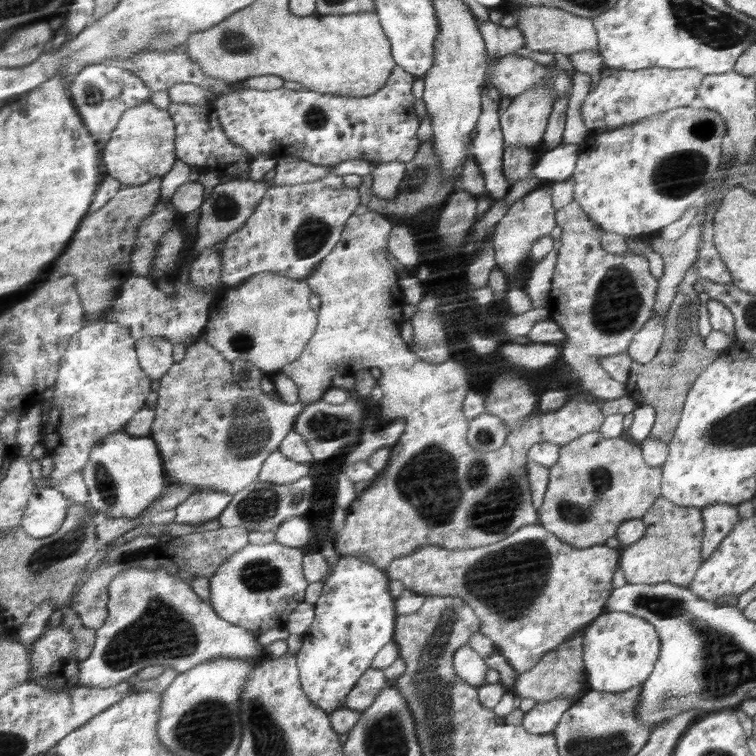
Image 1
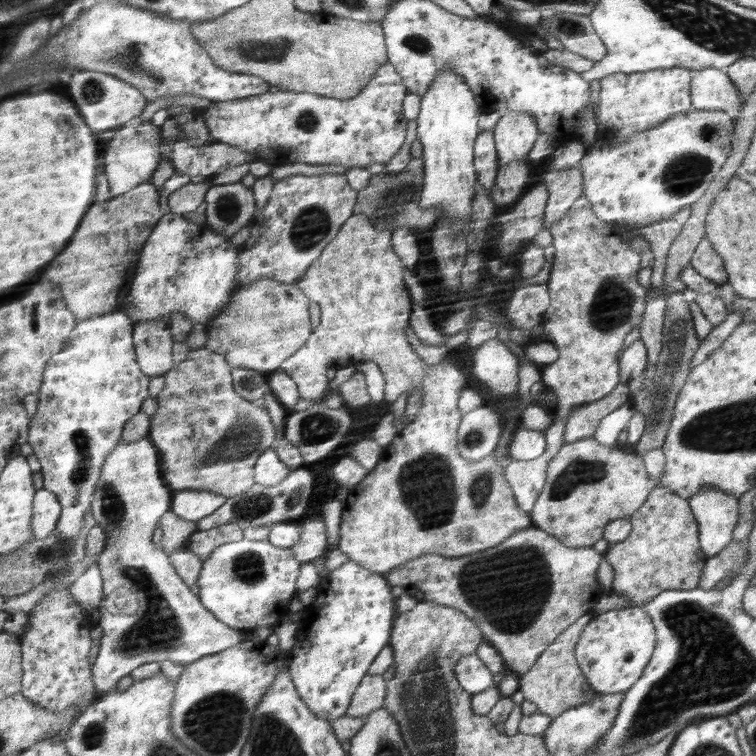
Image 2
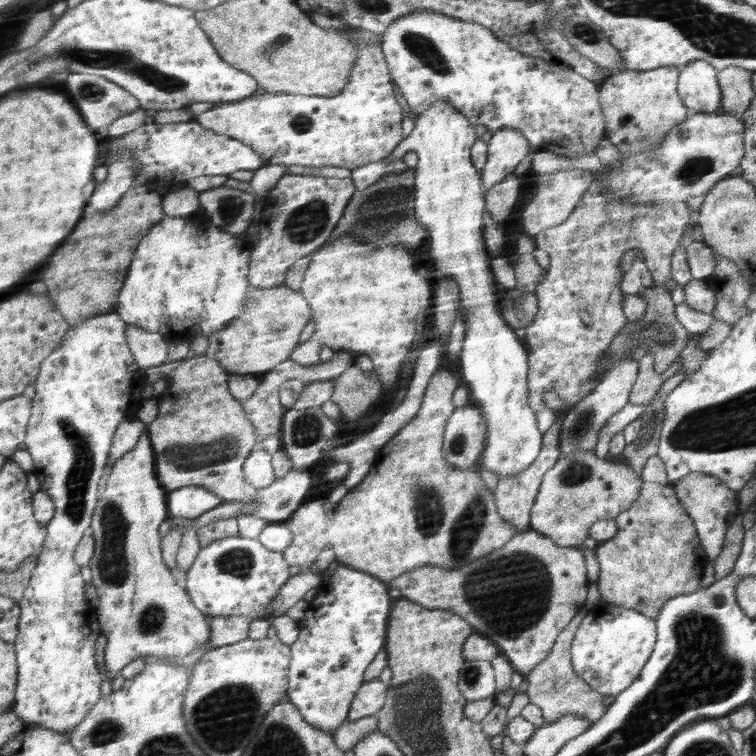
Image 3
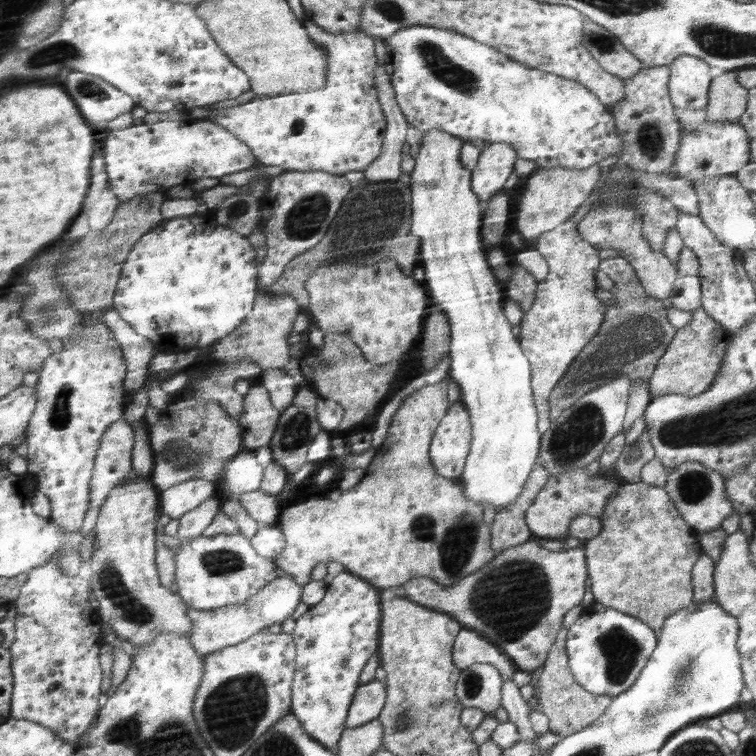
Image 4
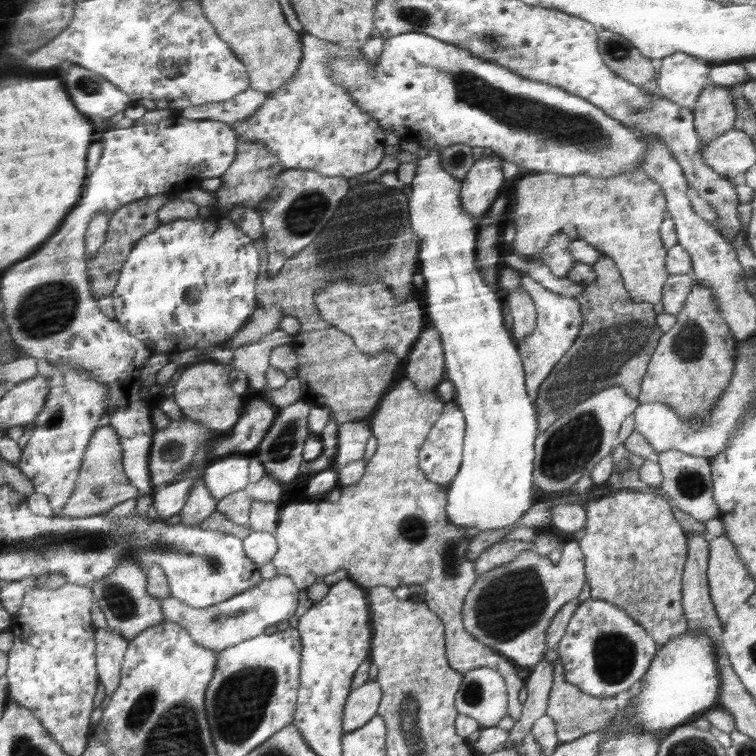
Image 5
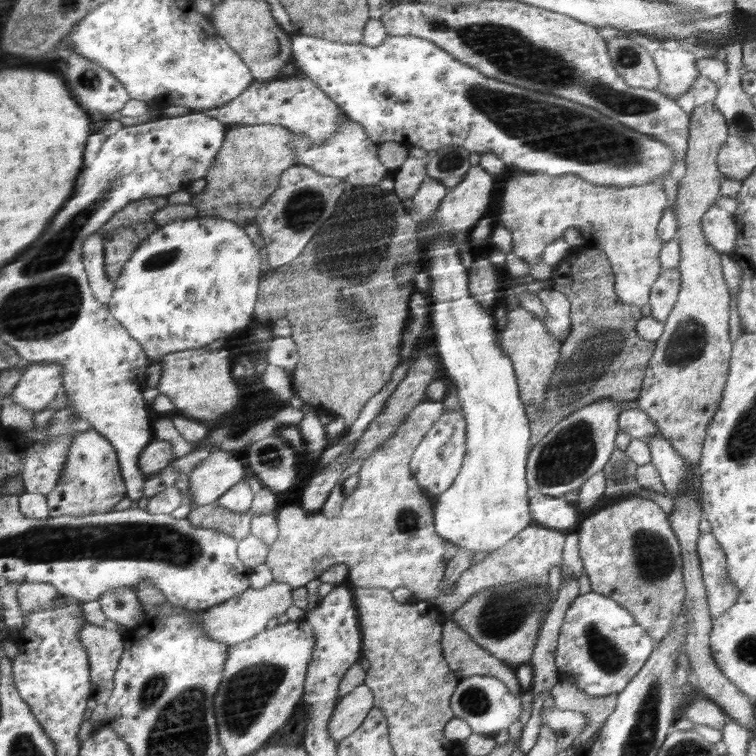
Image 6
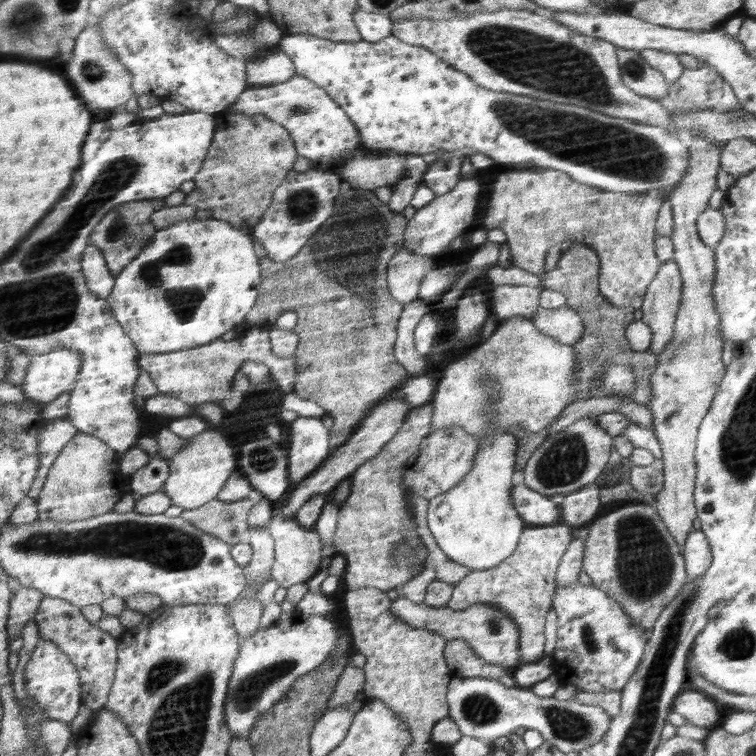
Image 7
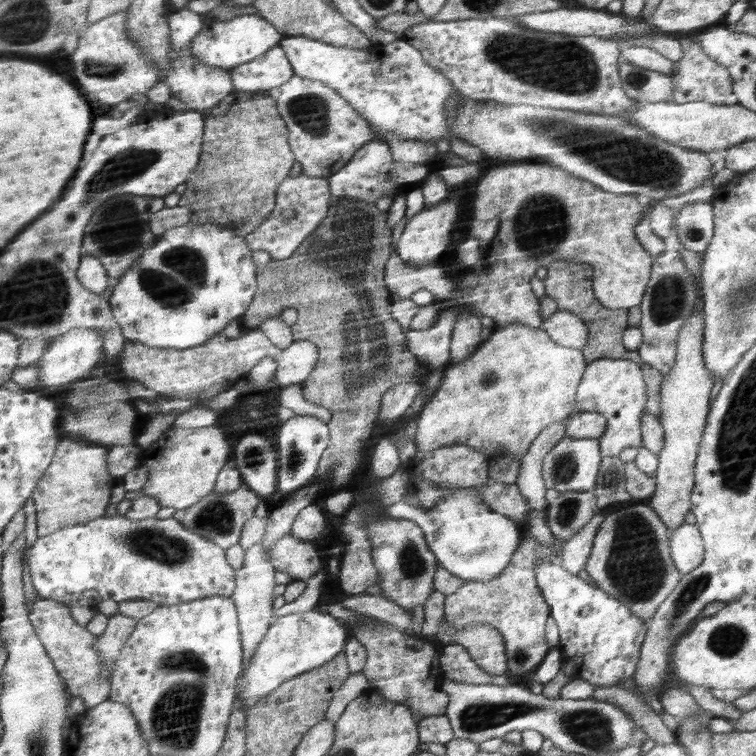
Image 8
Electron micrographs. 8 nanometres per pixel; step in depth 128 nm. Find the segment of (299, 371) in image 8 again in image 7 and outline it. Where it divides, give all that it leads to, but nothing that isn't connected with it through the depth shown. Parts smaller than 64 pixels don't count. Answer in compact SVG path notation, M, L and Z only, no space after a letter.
M252 327L243 339L227 341L218 339L196 349L177 350L175 353L146 354L139 358L141 369L149 372L156 381L161 394L175 396L192 405L193 409L204 402L219 401L225 412L238 408L238 370L246 361L266 363L271 368L271 379L278 382L282 392L293 392L295 382L299 377L297 357L279 357L273 353L272 336L268 327Z

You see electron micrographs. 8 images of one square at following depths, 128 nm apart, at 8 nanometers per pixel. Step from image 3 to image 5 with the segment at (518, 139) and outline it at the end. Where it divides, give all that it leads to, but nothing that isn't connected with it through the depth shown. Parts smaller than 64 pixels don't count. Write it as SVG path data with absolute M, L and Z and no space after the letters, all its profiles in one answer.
M493 153L492 157L483 156L476 161L467 175L462 179L461 207L472 215L473 221L481 224L488 208L499 198L498 190L502 188L503 158Z

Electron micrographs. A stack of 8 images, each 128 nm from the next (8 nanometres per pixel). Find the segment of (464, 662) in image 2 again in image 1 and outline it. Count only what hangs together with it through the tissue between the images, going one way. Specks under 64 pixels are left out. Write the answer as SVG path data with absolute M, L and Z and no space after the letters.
M469 644L457 650L453 657L453 667L457 675L472 687L485 684L488 665L475 650L470 648Z

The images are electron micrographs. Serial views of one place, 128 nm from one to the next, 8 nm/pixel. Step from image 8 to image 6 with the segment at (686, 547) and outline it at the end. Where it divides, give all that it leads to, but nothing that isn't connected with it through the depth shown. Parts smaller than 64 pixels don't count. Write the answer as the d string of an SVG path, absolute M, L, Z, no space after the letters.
M711 533L701 534L697 553L700 555L701 573L704 575L702 580L709 600L708 613L712 620L716 620L737 604L741 593L727 578L725 552Z

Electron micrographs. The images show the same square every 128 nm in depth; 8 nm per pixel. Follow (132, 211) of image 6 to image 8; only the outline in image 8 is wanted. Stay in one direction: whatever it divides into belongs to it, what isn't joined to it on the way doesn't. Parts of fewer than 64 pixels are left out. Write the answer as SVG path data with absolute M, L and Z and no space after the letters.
M118 195L112 197L94 214L86 231L84 254L97 256L108 269L110 278L117 281L124 277L139 258L149 252L160 238L154 234L152 217L168 206L165 197Z

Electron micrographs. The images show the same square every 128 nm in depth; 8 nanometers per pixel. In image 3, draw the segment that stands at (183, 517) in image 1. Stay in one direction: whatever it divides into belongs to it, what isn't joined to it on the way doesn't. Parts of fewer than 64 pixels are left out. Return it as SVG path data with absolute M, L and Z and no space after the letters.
M188 486L169 494L169 508L173 517L198 519L225 502L216 492L202 486Z

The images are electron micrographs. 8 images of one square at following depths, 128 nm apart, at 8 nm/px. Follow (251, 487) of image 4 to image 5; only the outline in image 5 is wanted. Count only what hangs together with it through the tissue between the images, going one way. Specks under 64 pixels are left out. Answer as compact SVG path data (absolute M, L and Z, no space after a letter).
M233 454L211 461L203 480L218 501L230 497L238 490L249 490L250 455Z

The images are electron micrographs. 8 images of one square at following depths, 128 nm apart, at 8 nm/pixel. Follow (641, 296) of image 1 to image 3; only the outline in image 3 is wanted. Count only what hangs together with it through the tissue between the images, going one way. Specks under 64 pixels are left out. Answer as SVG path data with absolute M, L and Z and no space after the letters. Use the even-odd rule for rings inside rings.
M594 180L588 192L579 201L573 210L572 216L561 225L545 230L533 236L537 248L548 253L549 268L546 278L536 284L535 295L537 307L535 319L529 327L525 328L526 348L529 350L529 390L530 406L537 415L537 426L544 432L544 445L533 464L524 472L514 477L500 479L496 490L493 492L497 500L498 515L508 524L516 526L516 534L522 534L530 529L529 518L531 508L538 495L542 480L561 456L559 442L561 430L559 420L561 416L585 396L597 388L602 376L606 374L602 359L609 360L609 344L613 338L624 328L626 321L626 307L631 309L633 297L624 294L619 286L625 274L621 272L619 260L630 250L641 250L645 263L649 269L654 284L664 284L672 278L671 258L674 249L682 246L682 237L686 231L691 230L690 219L695 218L690 207L685 202L676 201L664 205L631 205L623 203L601 191L599 182ZM545 394L555 394L565 402L563 410L555 414L544 402Z

